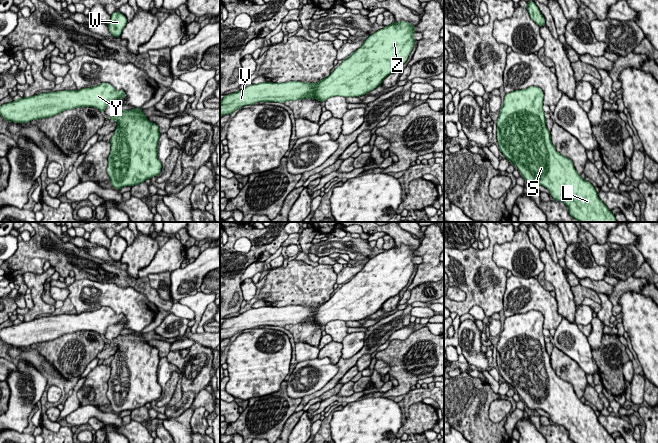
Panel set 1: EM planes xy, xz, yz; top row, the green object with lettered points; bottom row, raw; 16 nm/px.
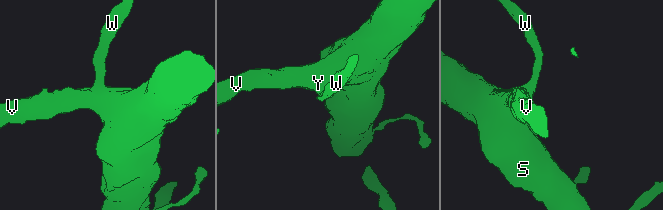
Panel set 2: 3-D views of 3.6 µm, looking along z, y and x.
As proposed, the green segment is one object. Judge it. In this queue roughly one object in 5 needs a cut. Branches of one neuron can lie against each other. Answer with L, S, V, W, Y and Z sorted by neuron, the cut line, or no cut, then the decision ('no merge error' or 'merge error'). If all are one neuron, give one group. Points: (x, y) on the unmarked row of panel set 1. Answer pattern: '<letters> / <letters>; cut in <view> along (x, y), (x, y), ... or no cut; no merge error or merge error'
L S V W Y Z; no cut; no merge error

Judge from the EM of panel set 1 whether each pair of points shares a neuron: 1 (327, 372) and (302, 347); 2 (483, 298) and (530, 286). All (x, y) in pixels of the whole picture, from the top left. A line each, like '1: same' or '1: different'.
1: different
2: different

